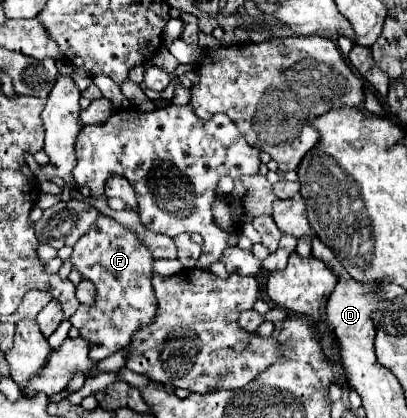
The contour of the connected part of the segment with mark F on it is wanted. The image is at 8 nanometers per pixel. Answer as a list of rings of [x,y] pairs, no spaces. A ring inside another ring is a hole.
[[[101,216],[89,232],[77,240],[71,260],[73,268],[97,286],[97,302],[85,306],[85,310],[81,306],[69,320],[81,332],[81,338],[89,340],[89,358],[99,362],[113,352],[127,348],[131,336],[155,318],[157,302],[151,286],[153,256],[127,228],[113,218]]]

